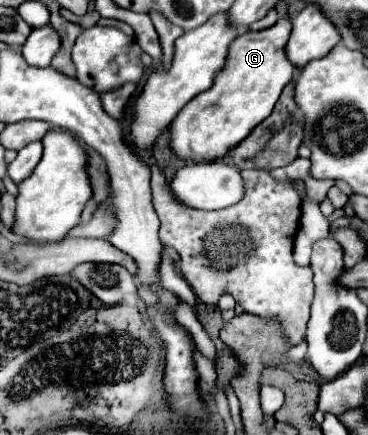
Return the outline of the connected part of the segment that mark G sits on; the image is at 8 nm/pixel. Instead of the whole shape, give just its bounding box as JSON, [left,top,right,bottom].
[170,17,300,161]

